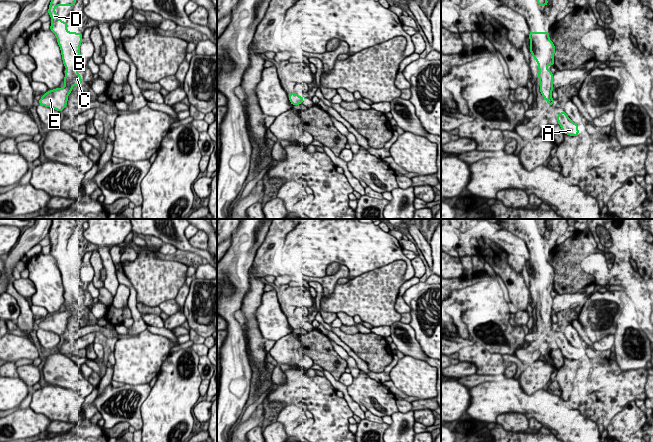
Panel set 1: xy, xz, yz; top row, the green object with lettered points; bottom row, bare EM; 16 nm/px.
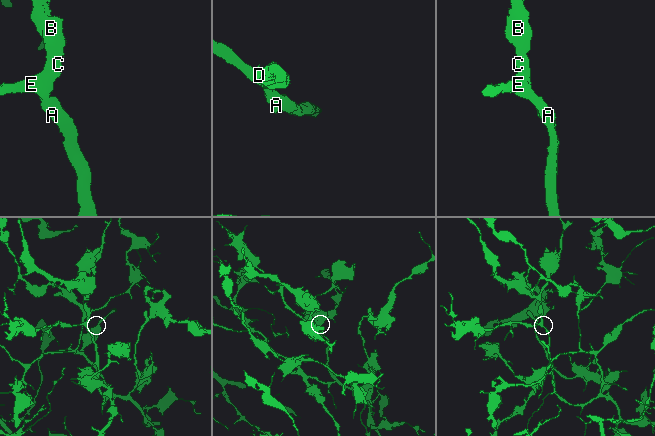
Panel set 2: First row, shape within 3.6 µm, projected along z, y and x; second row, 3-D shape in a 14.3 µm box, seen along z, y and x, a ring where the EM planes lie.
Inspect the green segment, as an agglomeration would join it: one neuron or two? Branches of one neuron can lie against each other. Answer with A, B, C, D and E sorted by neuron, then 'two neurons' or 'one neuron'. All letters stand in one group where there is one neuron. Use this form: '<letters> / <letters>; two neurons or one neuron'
A B C D E; one neuron

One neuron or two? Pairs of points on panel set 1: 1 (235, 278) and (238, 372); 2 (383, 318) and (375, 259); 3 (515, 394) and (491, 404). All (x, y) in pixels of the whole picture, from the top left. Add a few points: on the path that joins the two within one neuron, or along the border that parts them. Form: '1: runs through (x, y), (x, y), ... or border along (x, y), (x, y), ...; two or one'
1: runs through (235, 301), (230, 306), (230, 319), (235, 349); one
2: border along (398, 260), (363, 272), (354, 278); two
3: runs through (509, 396), (497, 398); one

